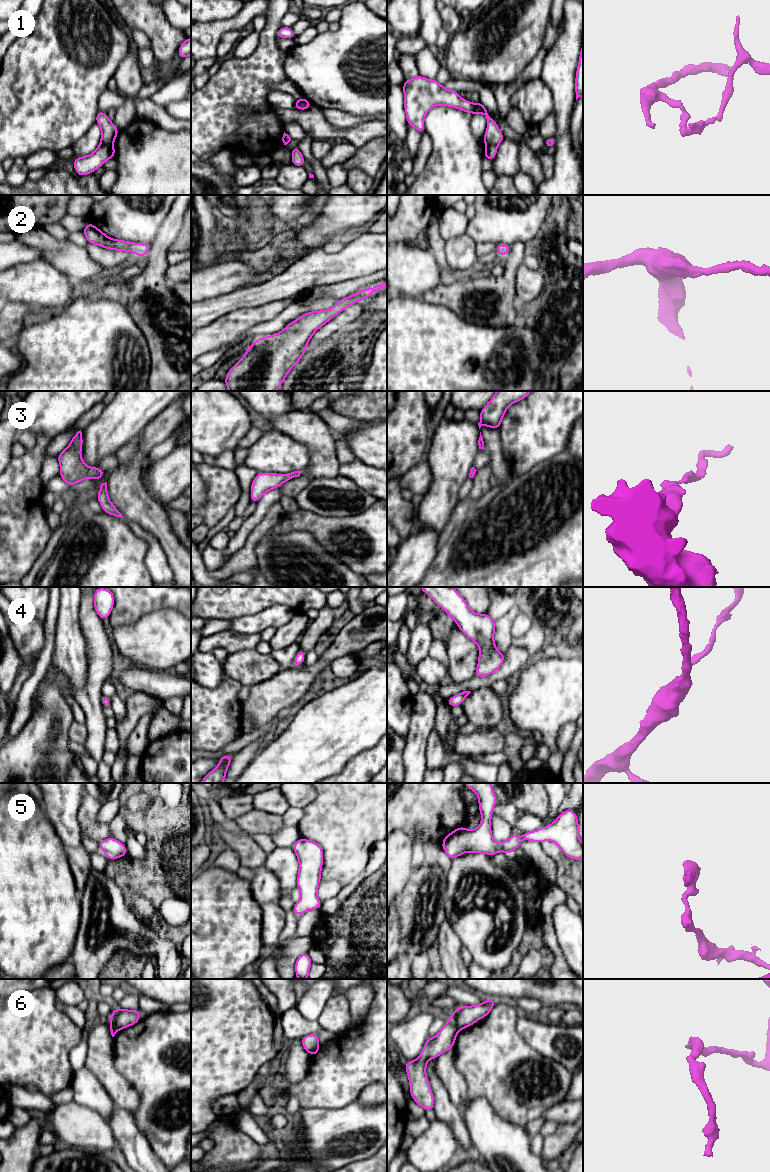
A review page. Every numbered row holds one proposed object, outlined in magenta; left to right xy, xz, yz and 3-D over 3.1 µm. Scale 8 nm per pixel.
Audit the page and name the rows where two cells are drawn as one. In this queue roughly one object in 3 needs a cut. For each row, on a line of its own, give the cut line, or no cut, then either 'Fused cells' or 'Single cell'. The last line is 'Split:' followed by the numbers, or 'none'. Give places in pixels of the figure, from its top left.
1: Split along xy (100, 143), (112, 144). Fused cells
2: No split. Single cell
3: No split. Single cell
4: No split. Single cell
5: No split. Single cell
6: Split along yz (451, 1018), (460, 1029). Fused cells
Split: 1, 6

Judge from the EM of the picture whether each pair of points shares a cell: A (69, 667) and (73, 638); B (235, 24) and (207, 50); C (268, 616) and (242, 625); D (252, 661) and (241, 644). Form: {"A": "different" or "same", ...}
{"A": "same", "B": "same", "C": "same", "D": "different"}

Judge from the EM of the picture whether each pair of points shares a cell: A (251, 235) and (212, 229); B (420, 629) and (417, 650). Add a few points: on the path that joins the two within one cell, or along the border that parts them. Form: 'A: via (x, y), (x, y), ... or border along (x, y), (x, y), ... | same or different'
A: border along (222, 225), (219, 231), (218, 244), (228, 252) | different
B: via (420, 634), (418, 645) | same

